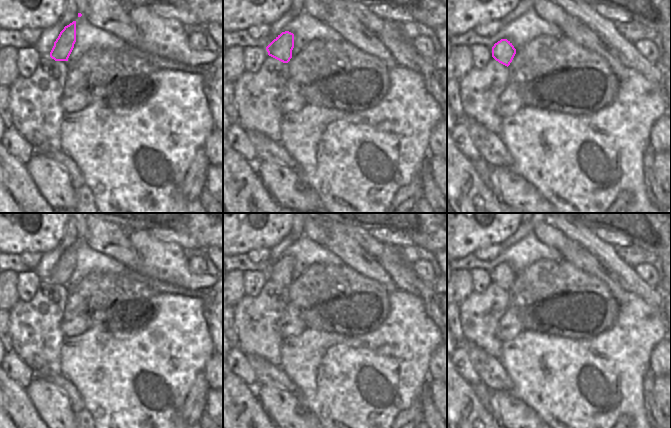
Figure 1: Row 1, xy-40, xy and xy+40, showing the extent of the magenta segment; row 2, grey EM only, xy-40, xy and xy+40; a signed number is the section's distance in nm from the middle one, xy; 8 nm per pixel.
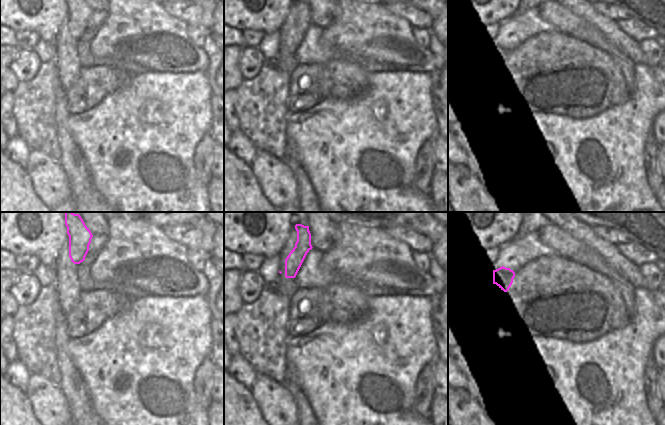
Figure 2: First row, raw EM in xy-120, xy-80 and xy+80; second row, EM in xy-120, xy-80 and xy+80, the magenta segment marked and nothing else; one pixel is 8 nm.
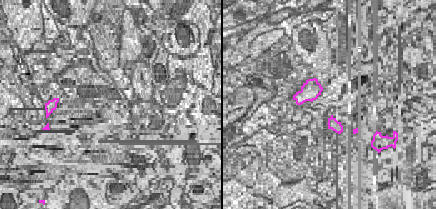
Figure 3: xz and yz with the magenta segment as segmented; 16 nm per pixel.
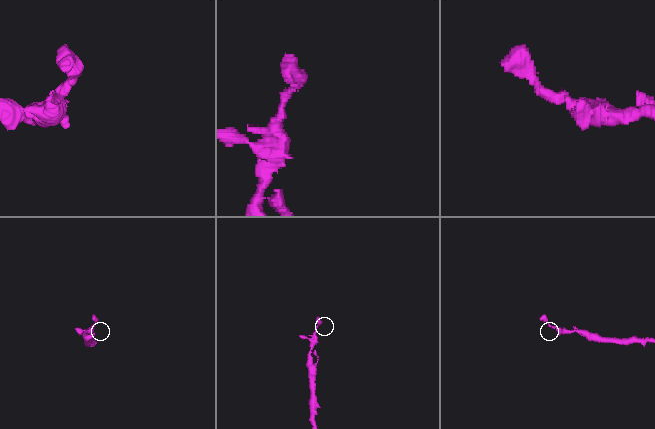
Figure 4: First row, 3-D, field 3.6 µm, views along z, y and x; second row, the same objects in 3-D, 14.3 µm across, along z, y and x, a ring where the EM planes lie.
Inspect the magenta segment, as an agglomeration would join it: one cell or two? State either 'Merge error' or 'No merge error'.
No merge error.

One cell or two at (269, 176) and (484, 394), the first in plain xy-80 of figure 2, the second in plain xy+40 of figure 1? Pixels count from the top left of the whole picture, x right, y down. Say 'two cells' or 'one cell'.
two cells

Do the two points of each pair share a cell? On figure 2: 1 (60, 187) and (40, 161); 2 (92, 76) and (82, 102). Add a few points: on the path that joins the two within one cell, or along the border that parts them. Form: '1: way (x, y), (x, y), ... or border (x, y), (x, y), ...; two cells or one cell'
1: way (54, 181), (40, 167); one cell
2: way (92, 83), (88, 89), (88, 98); one cell

